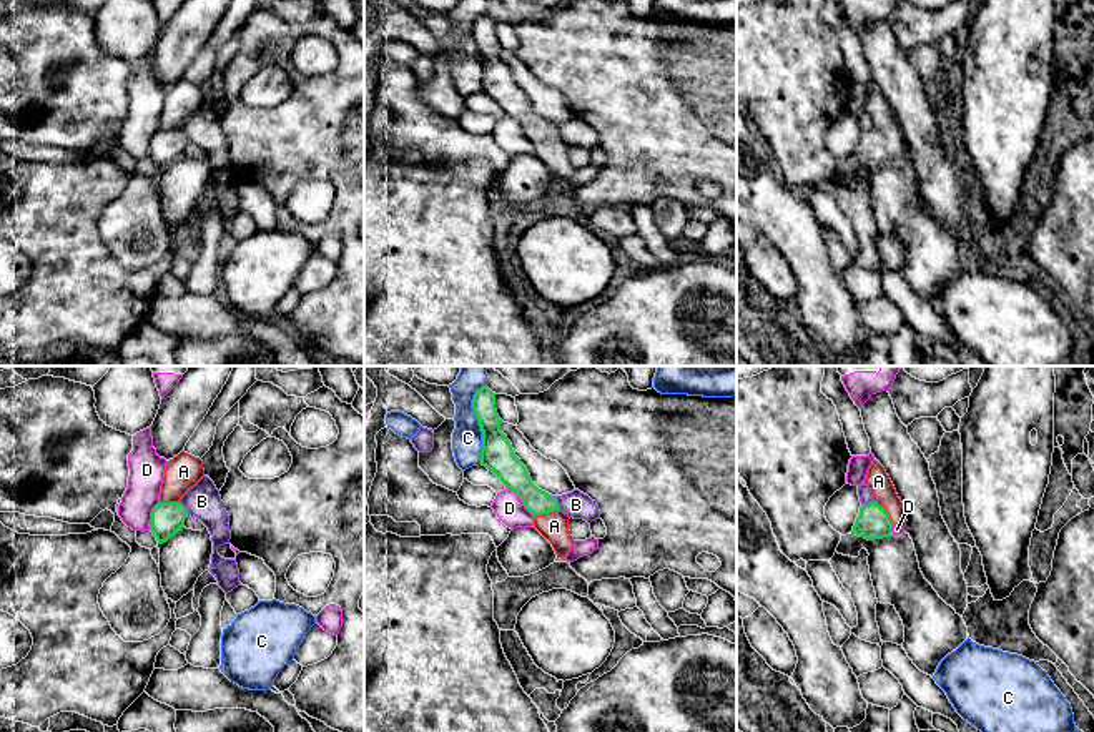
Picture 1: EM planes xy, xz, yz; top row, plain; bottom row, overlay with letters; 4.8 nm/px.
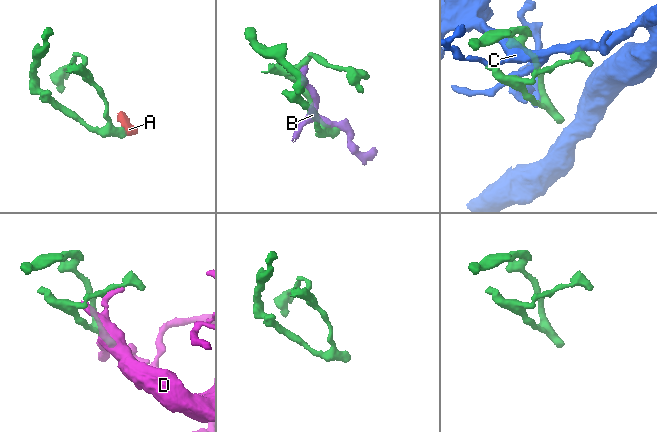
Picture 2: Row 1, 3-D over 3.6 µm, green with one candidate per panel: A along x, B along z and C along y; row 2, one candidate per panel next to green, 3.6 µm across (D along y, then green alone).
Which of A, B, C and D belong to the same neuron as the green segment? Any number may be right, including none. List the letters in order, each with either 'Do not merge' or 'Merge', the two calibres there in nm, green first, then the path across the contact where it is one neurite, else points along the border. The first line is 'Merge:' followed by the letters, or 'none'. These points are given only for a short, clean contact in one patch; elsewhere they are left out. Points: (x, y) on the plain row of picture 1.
Merge: A
A: Merge. Thickness 140 nm (green) against 140 nm. Path across: xz (512, 100), (546, 140), (554, 153)
B: Do not merge. Thickness 160 nm (green) against 170 nm
C: Do not merge. Thickness 160 nm (green) against 140 nm
D: Do not merge. Thickness 160 nm (green) against 140 nm

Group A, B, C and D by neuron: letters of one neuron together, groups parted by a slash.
A / B / C / D

